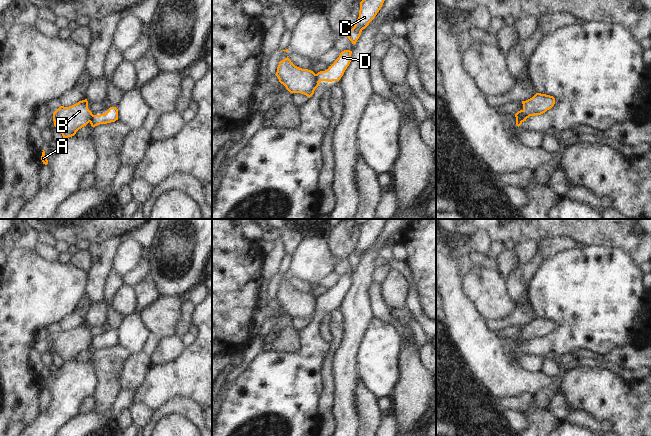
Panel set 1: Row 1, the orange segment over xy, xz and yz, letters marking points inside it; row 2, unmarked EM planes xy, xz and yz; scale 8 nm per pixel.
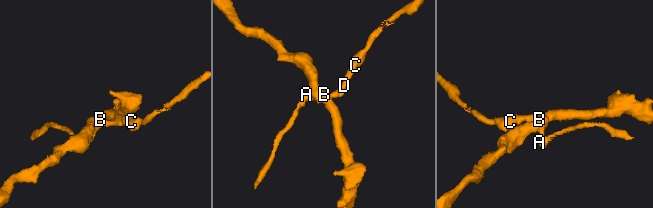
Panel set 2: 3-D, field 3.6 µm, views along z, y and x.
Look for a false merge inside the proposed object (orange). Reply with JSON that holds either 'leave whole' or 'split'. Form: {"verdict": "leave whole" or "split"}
{"verdict": "split"}

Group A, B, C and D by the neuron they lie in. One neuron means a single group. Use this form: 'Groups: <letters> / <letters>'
Groups: A B / C D.

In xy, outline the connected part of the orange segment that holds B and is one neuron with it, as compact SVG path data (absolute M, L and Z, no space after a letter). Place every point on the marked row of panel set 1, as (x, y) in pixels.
M87 99L69 107L60 106L53 113L54 126L66 139L74 136L79 129L86 126L92 115L88 109Z

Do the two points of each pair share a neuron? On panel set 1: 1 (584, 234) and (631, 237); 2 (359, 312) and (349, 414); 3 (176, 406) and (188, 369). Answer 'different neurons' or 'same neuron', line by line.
1: same neuron
2: same neuron
3: different neurons

